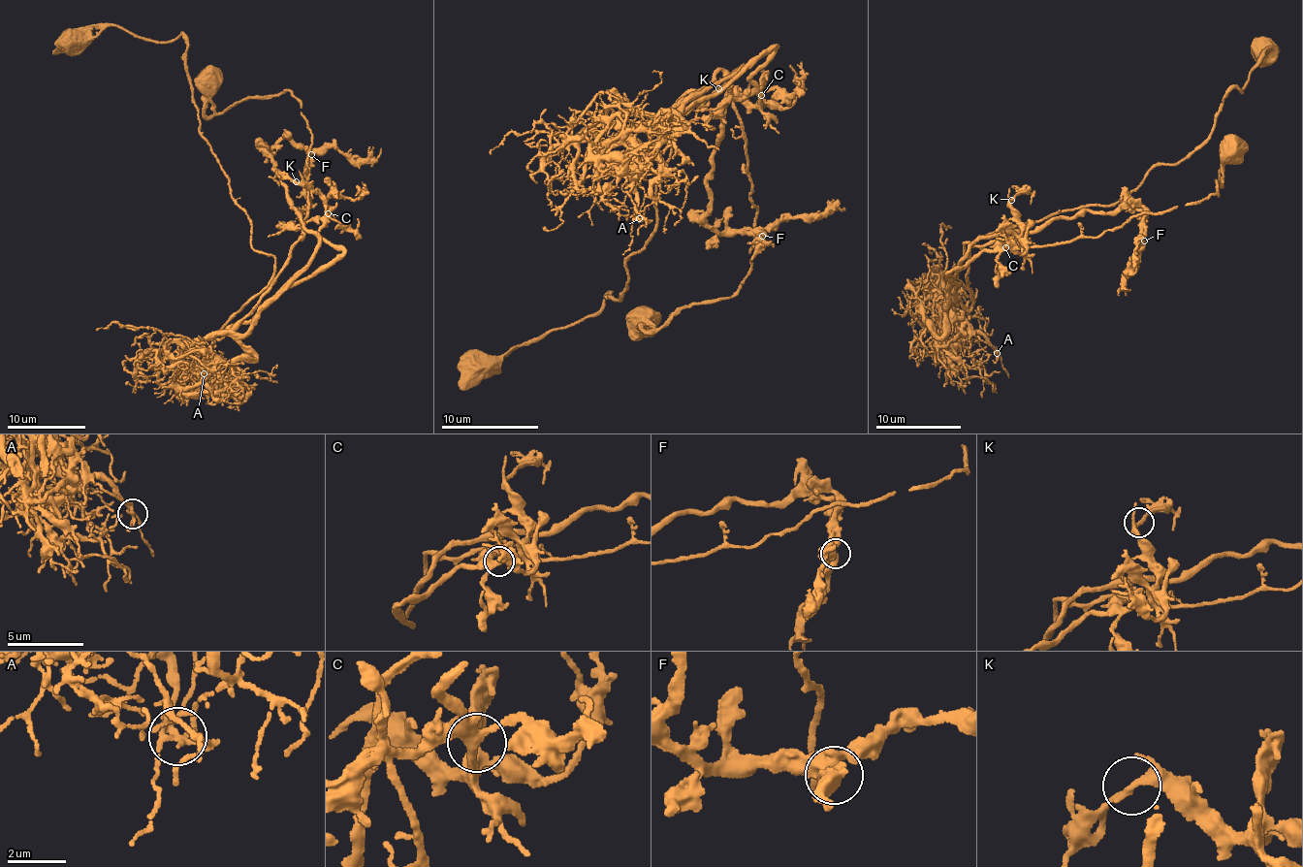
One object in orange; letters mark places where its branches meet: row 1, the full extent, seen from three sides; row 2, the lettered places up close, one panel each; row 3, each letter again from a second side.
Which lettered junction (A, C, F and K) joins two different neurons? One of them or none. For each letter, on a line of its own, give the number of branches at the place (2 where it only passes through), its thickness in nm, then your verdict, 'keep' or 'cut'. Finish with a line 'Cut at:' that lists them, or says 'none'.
A: 3 branches meet; 180 nm thick; cut
C: 3 branches meet; 280 nm thick; keep
F: 3 branches meet; 360 nm thick; keep
K: 3 branches meet; 200 nm thick; keep
Cut at: A

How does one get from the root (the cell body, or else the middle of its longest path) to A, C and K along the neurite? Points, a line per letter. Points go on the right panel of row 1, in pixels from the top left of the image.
A: (1265, 51), (1207, 140), (1114, 205), (971, 244), (972, 306), (943, 300), (997, 352)
C: (1265, 51), (1200, 145), (1114, 205), (984, 235), (969, 249), (972, 306), (951, 298), (965, 244), (1005, 247)
K: (1265, 51), (1207, 140), (1114, 205), (971, 244), (965, 308), (949, 287), (965, 244), (1016, 242), (1011, 199)

